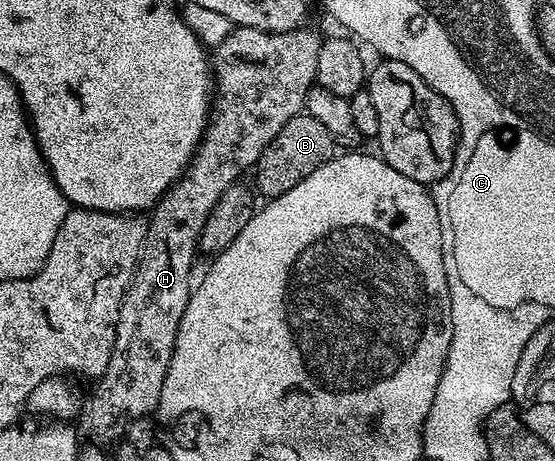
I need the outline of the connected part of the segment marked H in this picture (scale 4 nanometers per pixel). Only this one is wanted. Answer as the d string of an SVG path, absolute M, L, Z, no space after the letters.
M303 25L288 33L272 33L271 31L261 31L255 27L234 27L228 37L224 37L224 41L220 41L218 47L212 51L212 106L210 108L210 122L206 124L206 133L202 137L201 143L194 151L194 156L190 158L190 164L186 166L186 174L181 175L177 181L170 187L169 191L164 193L164 197L152 209L146 225L146 240L142 246L142 252L138 258L138 267L134 270L132 281L128 285L128 289L122 298L120 305L120 317L116 325L116 341L112 345L112 357L108 361L108 369L104 369L104 373L99 375L93 384L94 392L90 395L90 419L94 422L94 427L106 439L117 440L119 438L118 431L122 431L126 427L129 419L142 419L145 415L153 416L158 409L160 401L160 389L164 387L164 377L168 371L168 365L172 359L174 352L174 342L176 341L176 333L178 332L178 322L180 317L184 317L184 309L190 300L190 292L192 290L192 279L190 283L190 270L194 267L194 255L199 254L198 238L204 229L204 225L208 221L208 213L212 213L212 209L216 205L216 201L220 201L220 193L224 193L224 189L228 189L234 183L239 182L243 178L242 174L246 170L253 168L259 157L264 153L264 149L274 138L276 133L280 133L280 129L284 129L284 125L288 125L288 121L292 121L292 117L303 114L306 106L306 98L311 87L315 86L318 74L316 73L316 65L320 62L320 49L322 48L323 36L317 35L314 31L309 31L309 26Z

